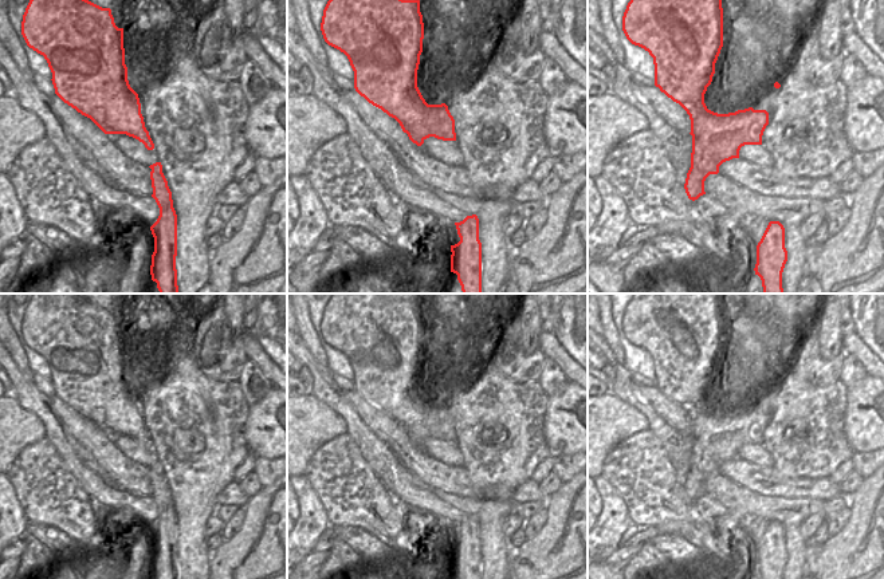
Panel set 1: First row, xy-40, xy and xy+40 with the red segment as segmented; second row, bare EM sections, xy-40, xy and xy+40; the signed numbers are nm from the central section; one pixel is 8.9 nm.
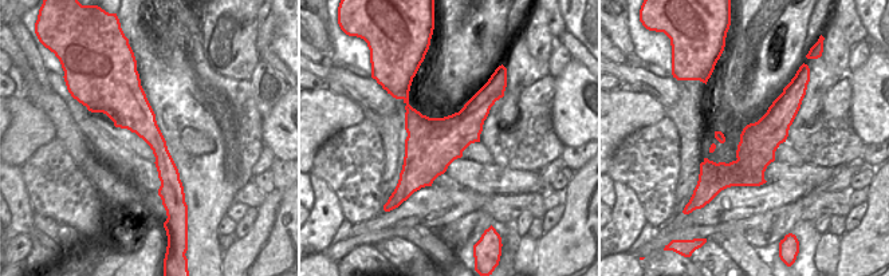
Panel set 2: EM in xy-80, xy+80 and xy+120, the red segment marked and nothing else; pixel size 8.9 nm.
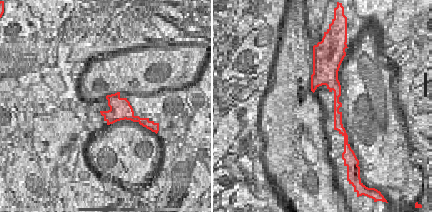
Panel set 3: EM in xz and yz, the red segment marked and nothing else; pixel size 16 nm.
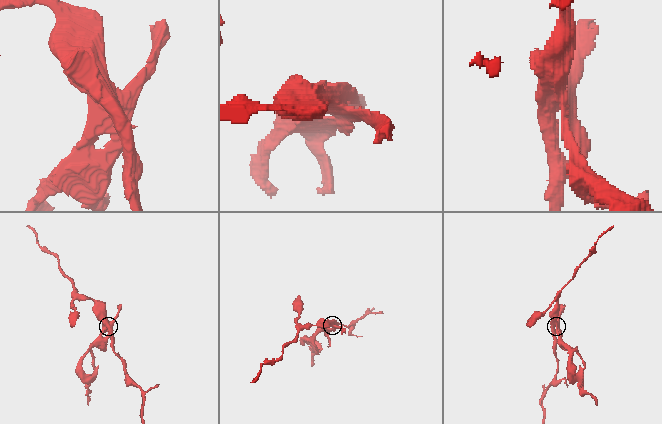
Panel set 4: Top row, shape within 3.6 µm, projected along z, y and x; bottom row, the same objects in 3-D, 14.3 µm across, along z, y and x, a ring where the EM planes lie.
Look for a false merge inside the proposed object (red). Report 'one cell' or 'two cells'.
two cells

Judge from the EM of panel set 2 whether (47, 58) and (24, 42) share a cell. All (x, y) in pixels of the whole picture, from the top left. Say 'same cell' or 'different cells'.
different cells

